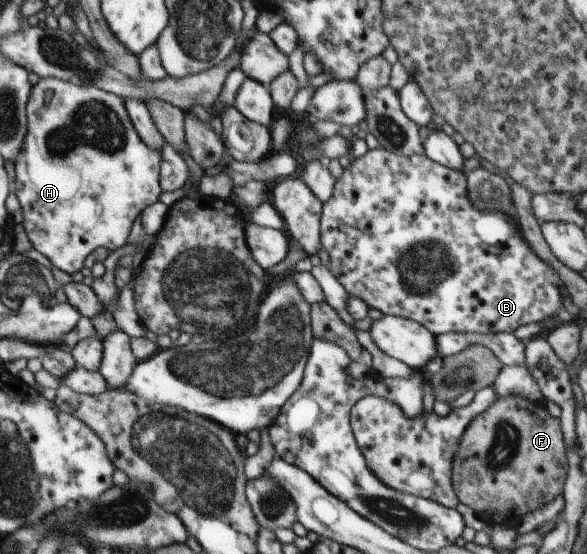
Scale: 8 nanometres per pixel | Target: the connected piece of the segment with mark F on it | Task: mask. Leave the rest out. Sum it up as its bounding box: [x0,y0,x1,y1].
[451,396,568,526]

